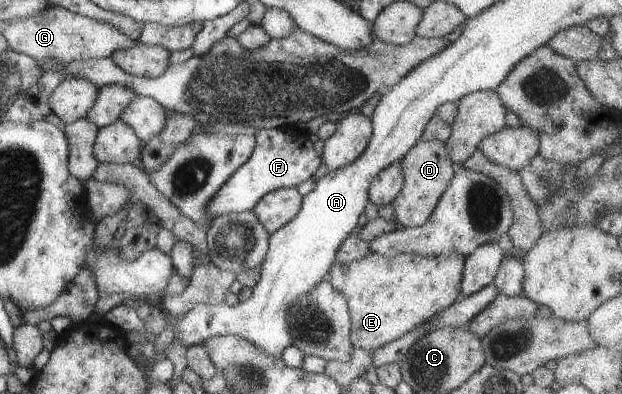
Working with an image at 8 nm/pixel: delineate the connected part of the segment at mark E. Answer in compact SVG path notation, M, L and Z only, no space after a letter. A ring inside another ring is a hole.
M457 251L448 255L401 253L392 257L371 252L358 261L332 264L327 278L348 300L350 337L354 346L364 348L372 354L377 347L398 339L423 324L430 316L453 304L460 297L465 259Z

